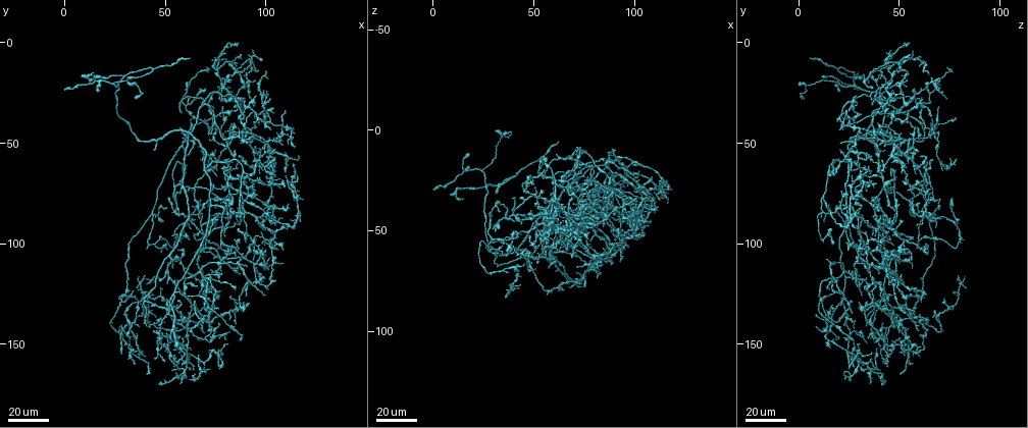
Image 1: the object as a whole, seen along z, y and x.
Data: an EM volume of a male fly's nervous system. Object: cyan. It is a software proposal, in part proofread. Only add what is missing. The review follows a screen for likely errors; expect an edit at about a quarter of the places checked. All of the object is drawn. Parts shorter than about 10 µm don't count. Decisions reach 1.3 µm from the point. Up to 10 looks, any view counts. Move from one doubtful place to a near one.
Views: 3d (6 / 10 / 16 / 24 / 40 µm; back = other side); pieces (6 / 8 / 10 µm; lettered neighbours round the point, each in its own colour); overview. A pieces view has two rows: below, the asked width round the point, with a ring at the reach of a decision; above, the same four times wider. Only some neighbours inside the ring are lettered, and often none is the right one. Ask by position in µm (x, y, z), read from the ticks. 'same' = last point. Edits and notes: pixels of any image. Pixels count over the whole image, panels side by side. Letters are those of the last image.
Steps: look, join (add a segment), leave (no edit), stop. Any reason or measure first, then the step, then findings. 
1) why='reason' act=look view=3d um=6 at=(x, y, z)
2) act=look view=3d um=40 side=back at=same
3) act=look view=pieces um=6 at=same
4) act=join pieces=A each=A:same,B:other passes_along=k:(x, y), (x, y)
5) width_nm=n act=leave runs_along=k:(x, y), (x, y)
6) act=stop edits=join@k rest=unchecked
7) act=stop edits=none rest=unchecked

why='an open end' act=look view=3d um=24 at=(44, 54, 55)

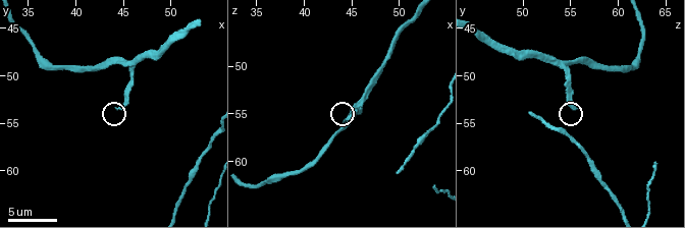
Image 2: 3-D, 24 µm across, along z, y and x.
why='zoom in' act=look view=3d um=6 at=(44.2, 53.4, 55.8)

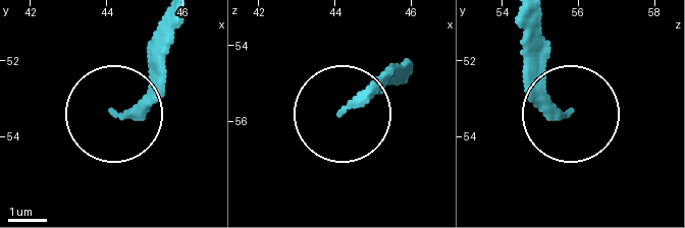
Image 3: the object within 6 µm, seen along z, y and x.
act=look view=pieces um=6 at=(44.35, 53.40, 55.55)

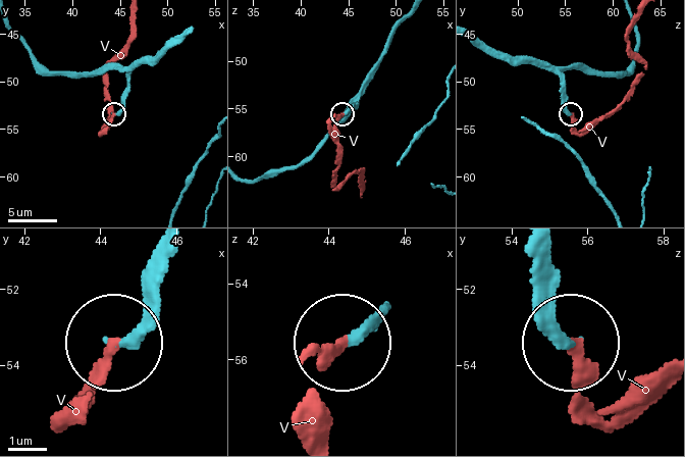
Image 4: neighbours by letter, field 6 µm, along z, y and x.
act=join pieces=V each=V:same passes_along=4:(386, 303), (345, 343), (315, 352) found='the neuron continues'

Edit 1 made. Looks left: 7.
act=look view=overview

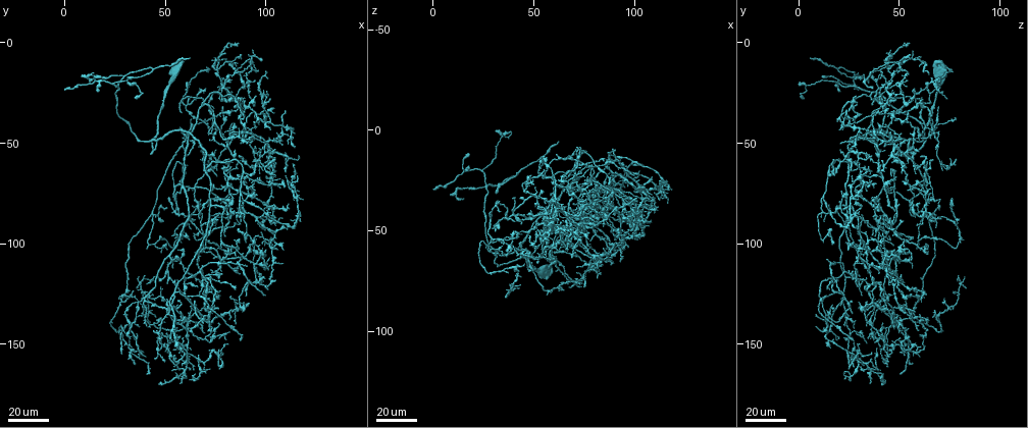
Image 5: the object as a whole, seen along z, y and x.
why='branch stops here' act=look view=3d um=40 at=(97, 70, 51)

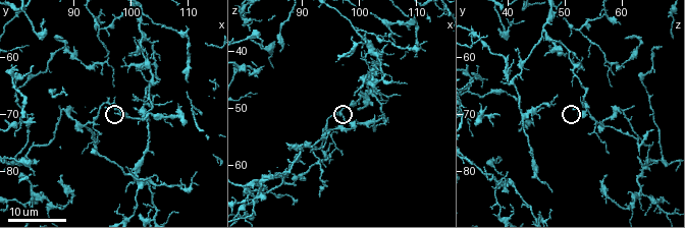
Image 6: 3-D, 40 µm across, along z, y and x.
why='what lies round it' act=look view=pieces um=6 at=(97.5, 69.0, 51.5)

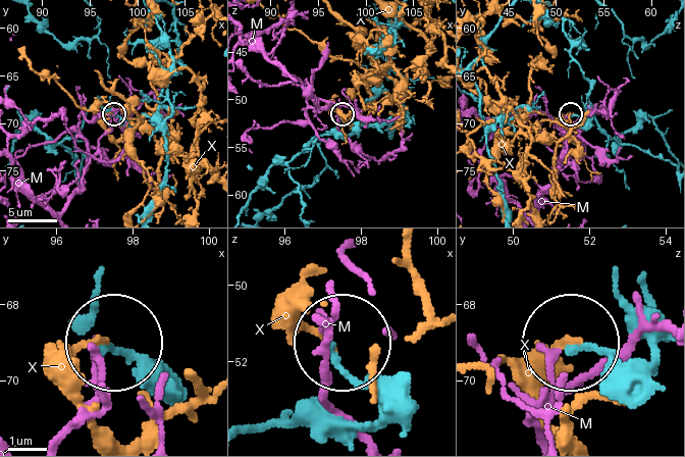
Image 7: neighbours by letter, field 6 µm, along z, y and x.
width_nm=190 act=leave each=M:other,X:other found='no lettered segment goes on from it'

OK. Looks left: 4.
why='tapers out' act=look view=3d um=40 at=(41, 140, 33)

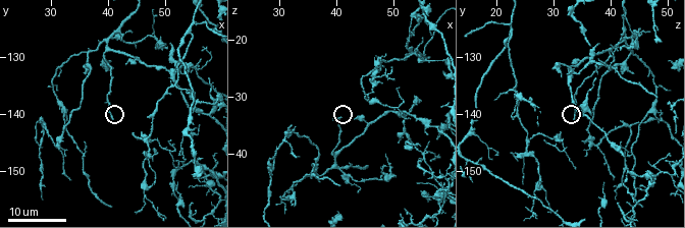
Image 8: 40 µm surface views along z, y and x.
act=look view=pieces um=10 at=(40.5, 140.5, 33.5)

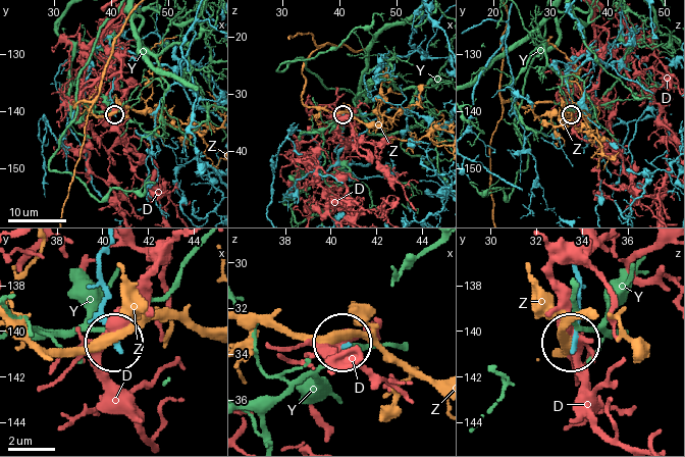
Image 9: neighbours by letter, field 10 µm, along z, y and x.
width_nm=190 act=leave each=D:other,Y:other,Z:other runs_along=9:(108, 247), (98, 264), (98, 282), (113, 339) found='none of them fits'

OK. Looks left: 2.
why='tapers out' act=look view=3d um=24 at=(40.5, 156.0, 45.5)

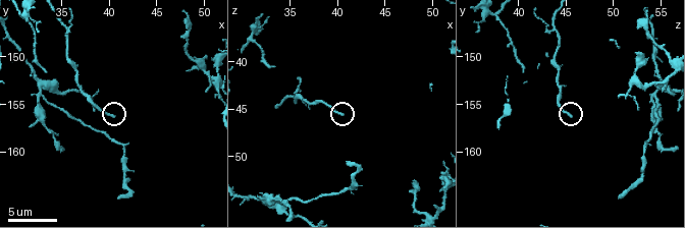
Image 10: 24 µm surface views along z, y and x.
why='what lies round it' act=look view=pieces um=6 at=(40.6, 156.2, 45.4)

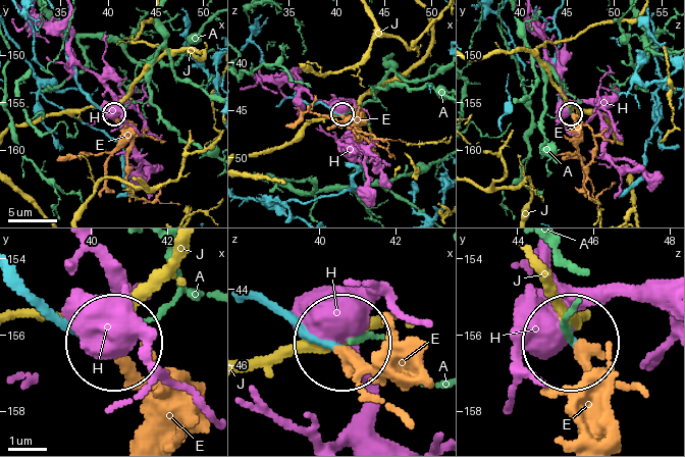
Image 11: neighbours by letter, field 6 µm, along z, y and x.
act=join pieces=E each=A:other,E:same,H:other,J:other found='it goes on there'

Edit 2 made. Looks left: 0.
act=stop edits=join@4,join@11 rest=unchecked

